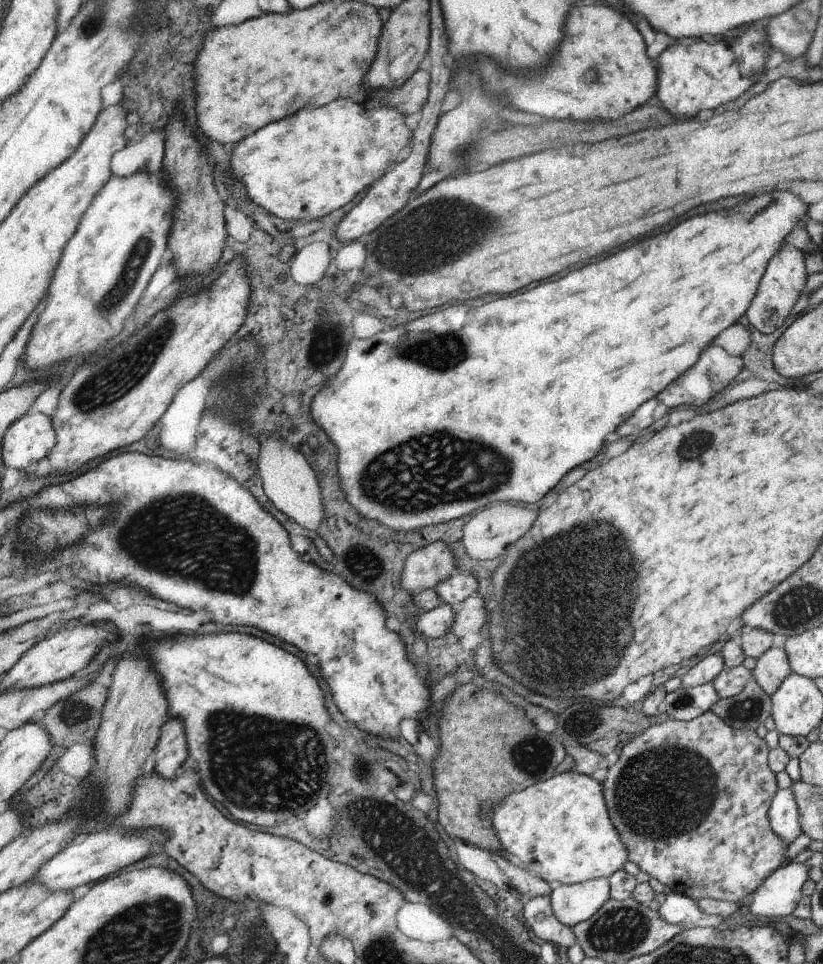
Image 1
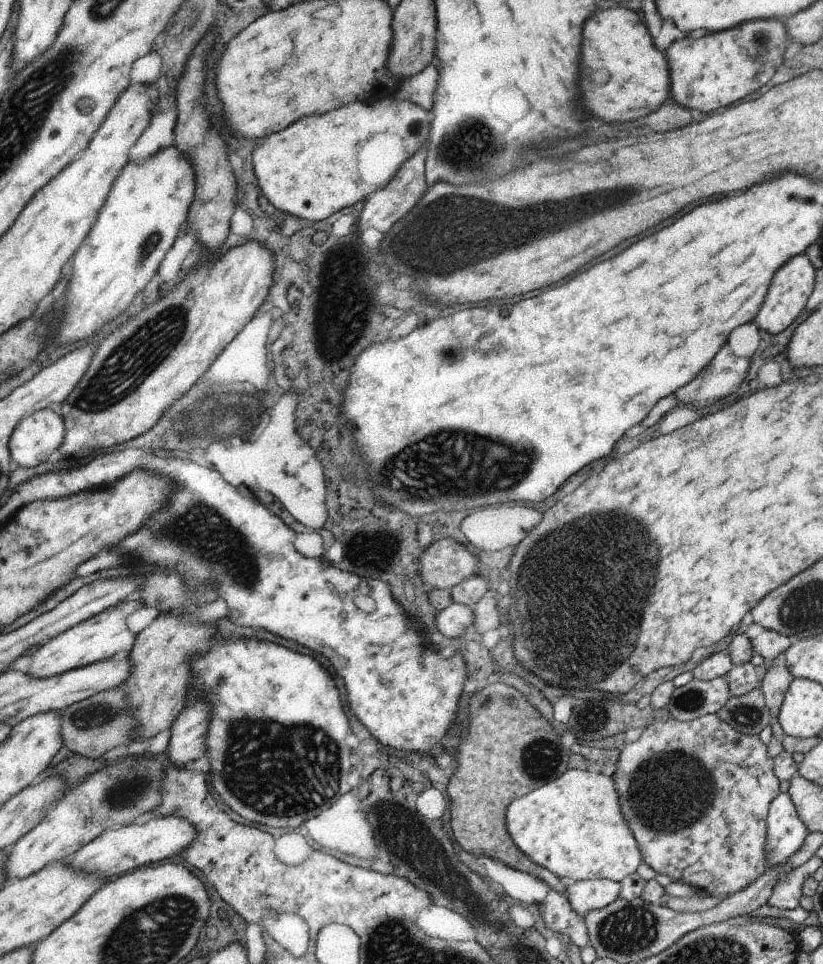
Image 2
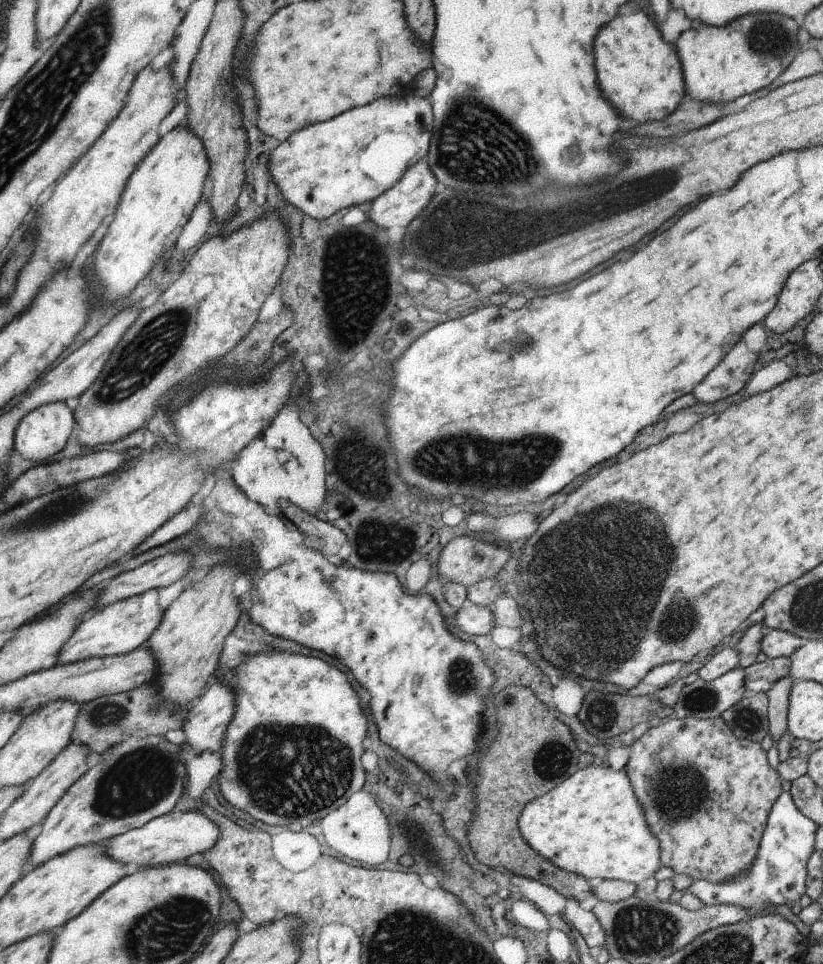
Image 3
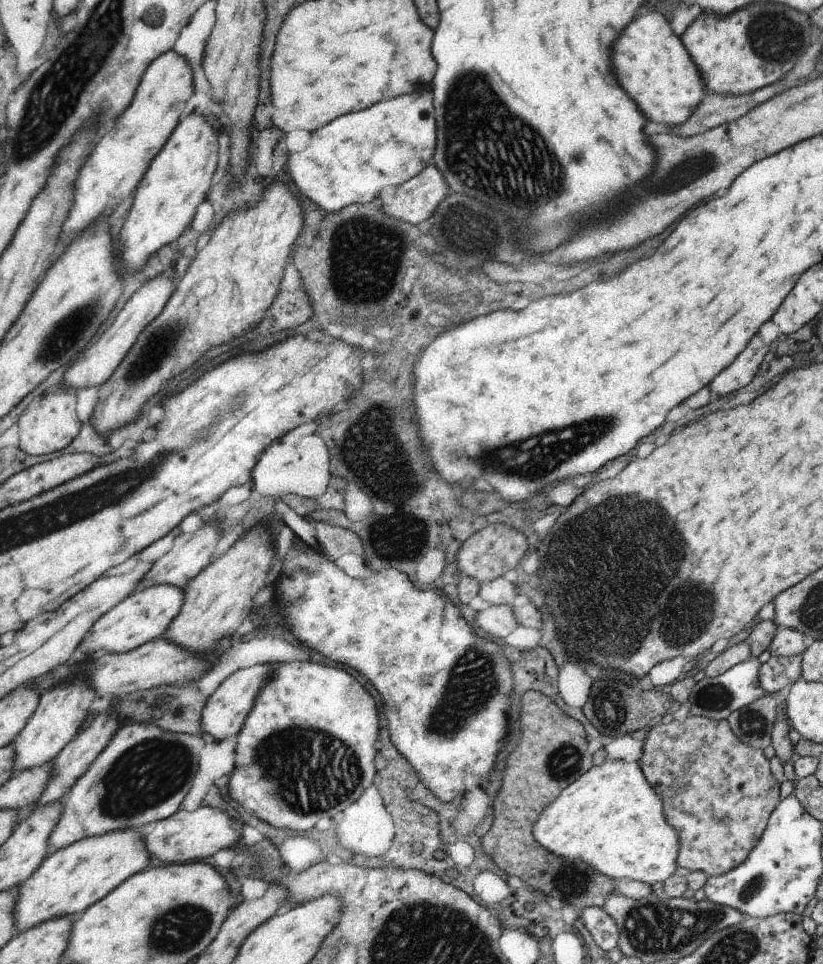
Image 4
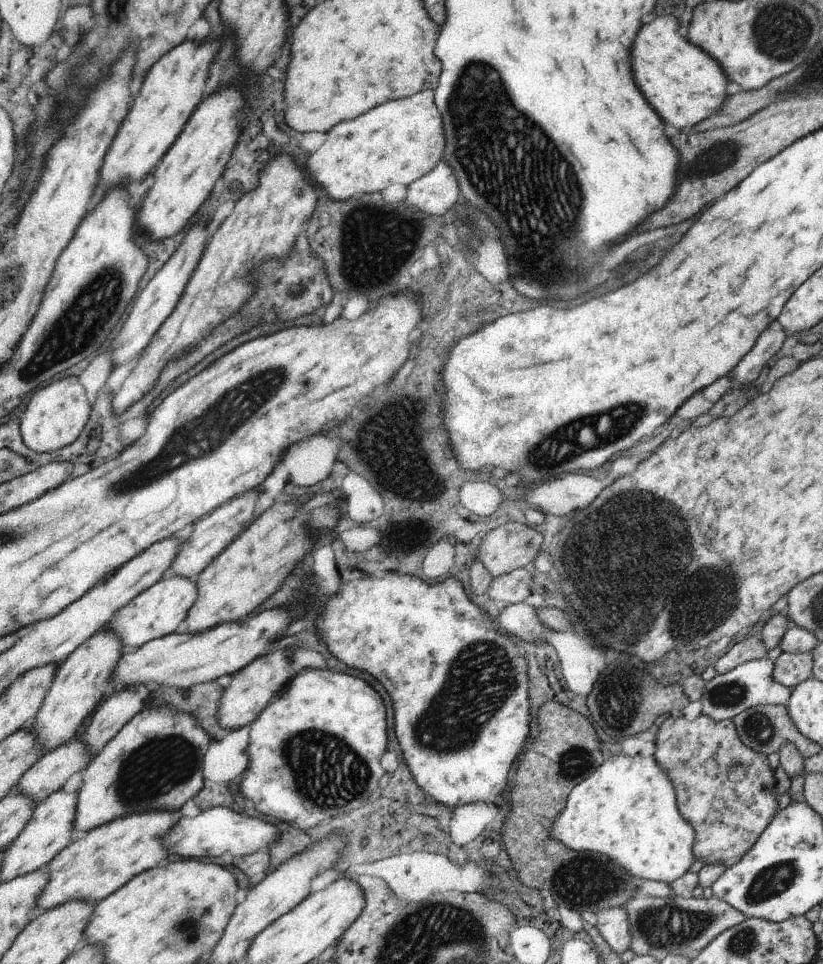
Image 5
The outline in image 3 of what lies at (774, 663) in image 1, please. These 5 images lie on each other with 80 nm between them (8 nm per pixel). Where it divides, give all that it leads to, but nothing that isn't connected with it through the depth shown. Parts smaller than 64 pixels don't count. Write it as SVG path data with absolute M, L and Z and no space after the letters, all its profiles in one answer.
M791 676L781 678L766 694L769 698L767 717L768 732L777 746L777 742L786 734L789 692L794 680Z

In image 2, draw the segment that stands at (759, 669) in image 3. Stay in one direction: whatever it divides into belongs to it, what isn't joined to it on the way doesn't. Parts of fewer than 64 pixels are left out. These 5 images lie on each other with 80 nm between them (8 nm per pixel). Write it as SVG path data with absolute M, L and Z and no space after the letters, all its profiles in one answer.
M765 659L763 664L755 666L752 663L746 663L740 666L734 666L726 674L729 678L729 687L733 696L742 696L752 692L754 689L761 688L762 679L766 676L773 660Z

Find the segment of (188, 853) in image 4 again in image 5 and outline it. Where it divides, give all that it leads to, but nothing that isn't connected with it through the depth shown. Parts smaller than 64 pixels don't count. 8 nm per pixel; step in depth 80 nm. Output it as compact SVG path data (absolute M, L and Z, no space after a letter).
M214 807L210 810L198 811L198 816L195 817L182 816L165 838L165 845L171 858L216 858L222 854L238 857L262 851L272 854L270 846L278 842L279 838L280 830L270 820L246 816L244 812L234 812L228 807Z

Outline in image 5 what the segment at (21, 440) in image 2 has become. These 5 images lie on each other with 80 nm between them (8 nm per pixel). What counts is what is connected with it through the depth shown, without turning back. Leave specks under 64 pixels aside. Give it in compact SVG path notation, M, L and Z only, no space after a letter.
M68 375L40 390L37 389L21 417L20 430L24 444L39 453L60 450L63 446L72 444L86 431L90 412L92 407L86 397L86 389L75 375Z

